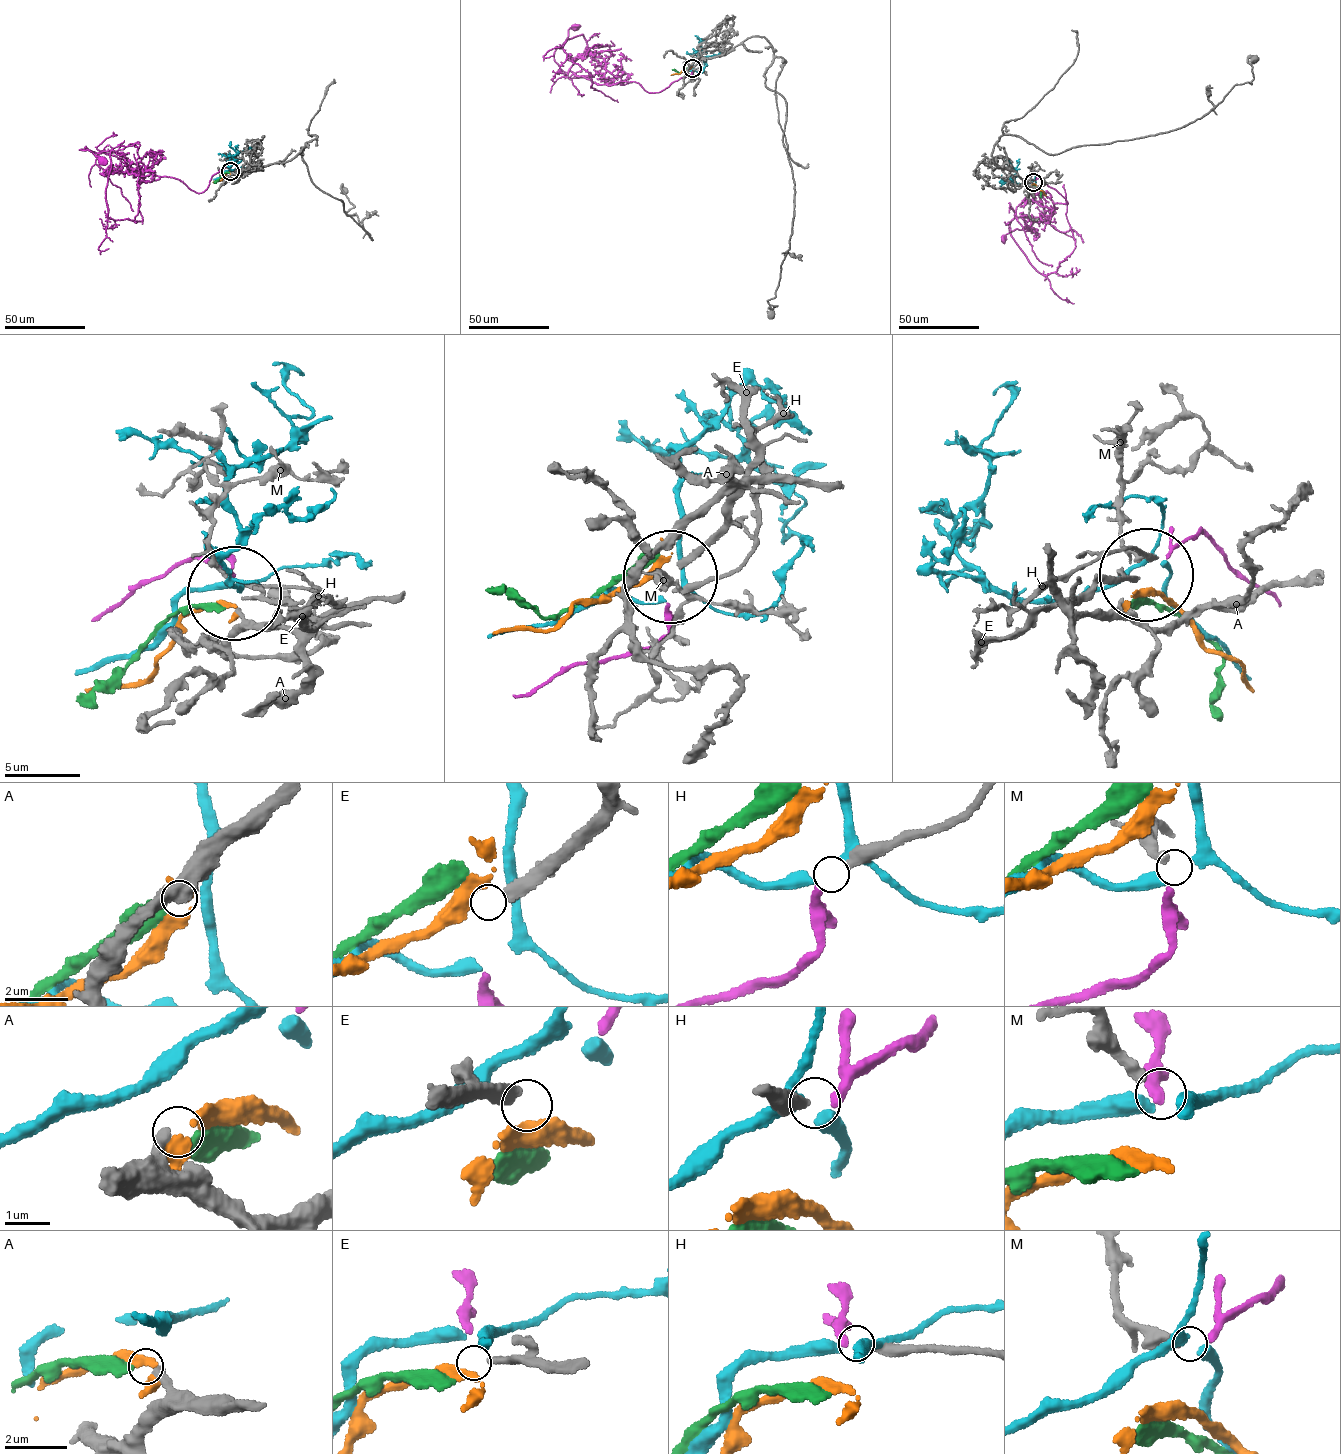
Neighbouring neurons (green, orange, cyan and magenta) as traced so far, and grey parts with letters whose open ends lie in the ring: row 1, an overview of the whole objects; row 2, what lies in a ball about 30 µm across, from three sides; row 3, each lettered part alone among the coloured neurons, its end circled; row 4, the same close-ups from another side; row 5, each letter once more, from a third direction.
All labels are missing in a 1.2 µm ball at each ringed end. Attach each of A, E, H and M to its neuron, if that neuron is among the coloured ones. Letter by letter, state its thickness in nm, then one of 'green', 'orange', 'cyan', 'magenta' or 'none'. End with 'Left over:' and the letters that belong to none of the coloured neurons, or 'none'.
A: 260 nm thick; green
E: 280 nm thick; none
H: 320 nm thick; magenta
M: 240 nm thick; cyan
Left over: E

